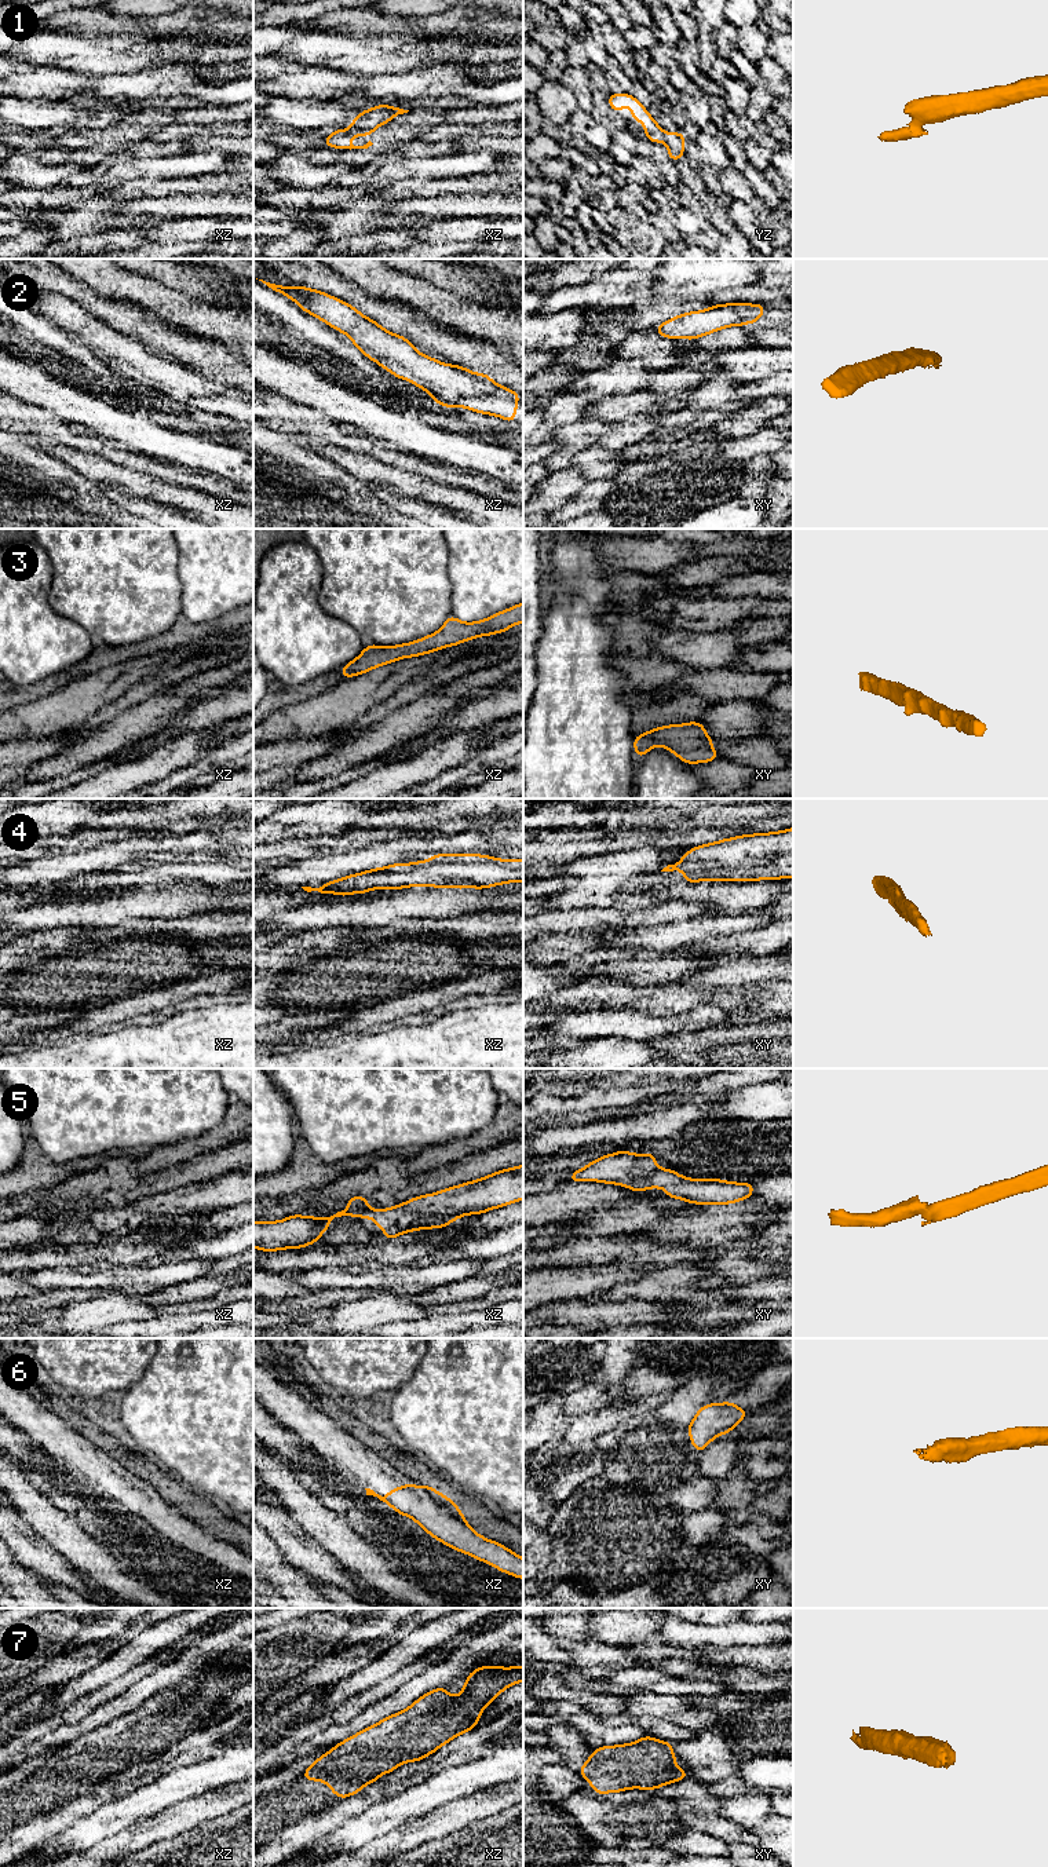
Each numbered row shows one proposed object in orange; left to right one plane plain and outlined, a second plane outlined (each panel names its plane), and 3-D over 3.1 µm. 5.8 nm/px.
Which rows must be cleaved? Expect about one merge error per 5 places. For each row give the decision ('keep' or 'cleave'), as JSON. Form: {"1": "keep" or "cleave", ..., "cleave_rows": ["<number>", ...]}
{"1": "cleave", "2": "keep", "3": "keep", "4": "keep", "5": "cleave", "6": "keep", "7": "keep", "cleave_rows": ["1", "5"]}

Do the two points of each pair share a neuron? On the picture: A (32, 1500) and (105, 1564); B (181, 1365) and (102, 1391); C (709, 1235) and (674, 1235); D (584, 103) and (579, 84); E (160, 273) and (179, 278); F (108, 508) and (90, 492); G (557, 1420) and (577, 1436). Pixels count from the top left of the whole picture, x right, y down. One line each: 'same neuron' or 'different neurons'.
A: same neuron
B: different neurons
C: same neuron
D: same neuron
E: same neuron
F: same neuron
G: different neurons

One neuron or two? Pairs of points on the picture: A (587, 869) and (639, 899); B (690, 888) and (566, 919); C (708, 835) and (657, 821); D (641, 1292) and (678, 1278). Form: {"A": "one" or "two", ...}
{"A": "one", "B": "two", "C": "two", "D": "one"}

